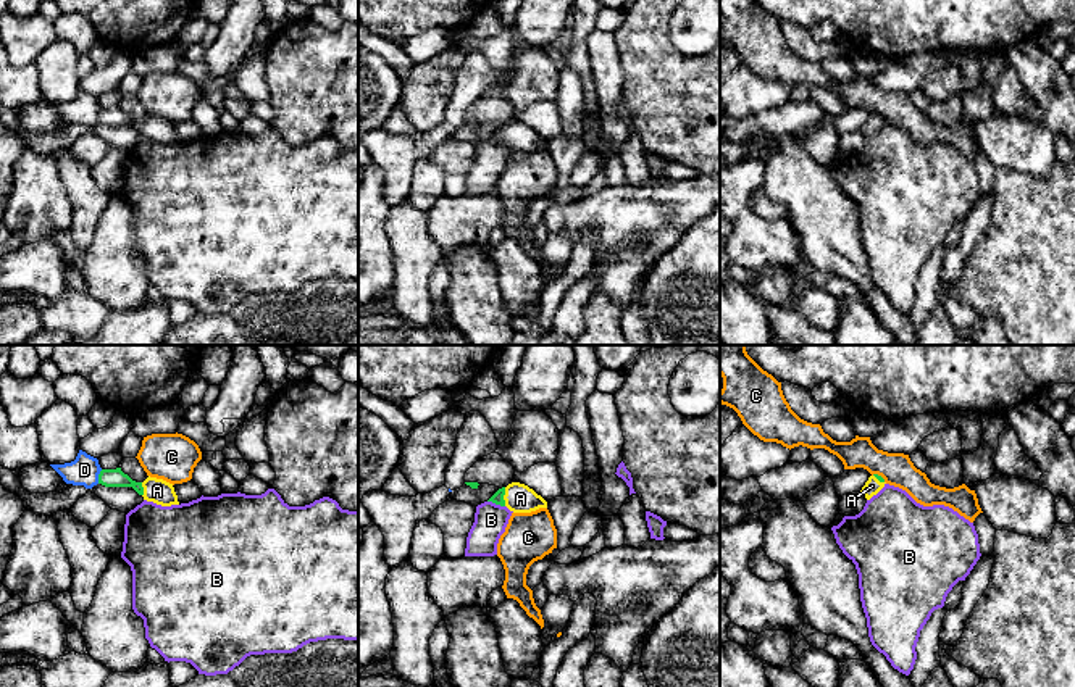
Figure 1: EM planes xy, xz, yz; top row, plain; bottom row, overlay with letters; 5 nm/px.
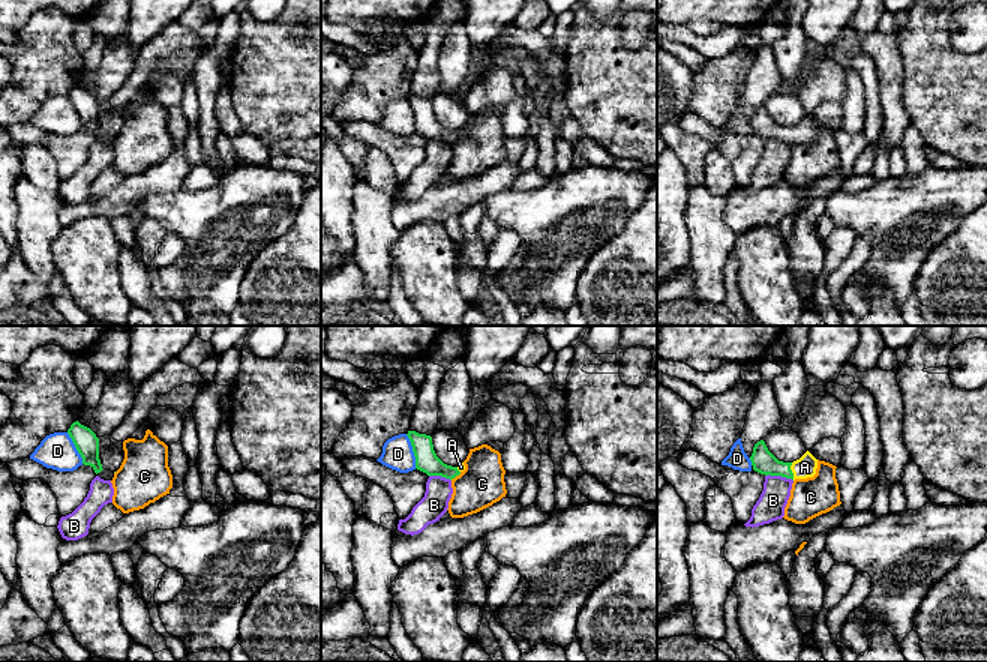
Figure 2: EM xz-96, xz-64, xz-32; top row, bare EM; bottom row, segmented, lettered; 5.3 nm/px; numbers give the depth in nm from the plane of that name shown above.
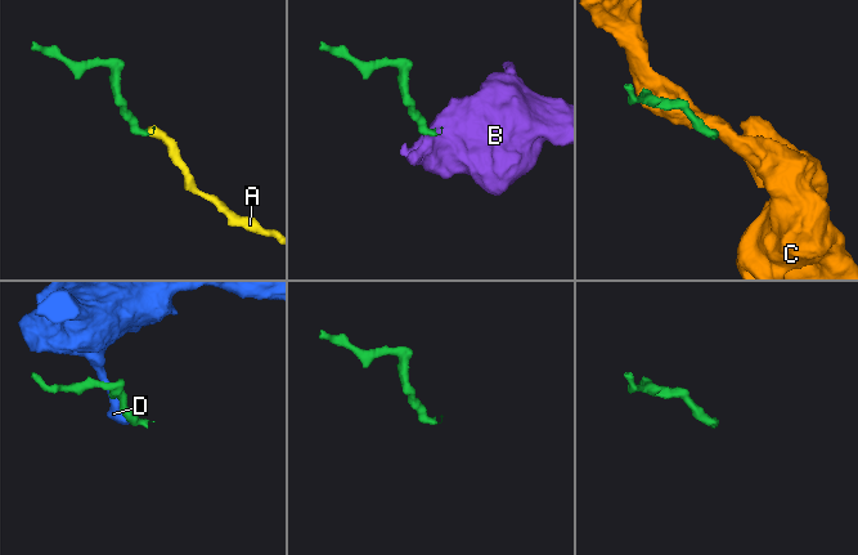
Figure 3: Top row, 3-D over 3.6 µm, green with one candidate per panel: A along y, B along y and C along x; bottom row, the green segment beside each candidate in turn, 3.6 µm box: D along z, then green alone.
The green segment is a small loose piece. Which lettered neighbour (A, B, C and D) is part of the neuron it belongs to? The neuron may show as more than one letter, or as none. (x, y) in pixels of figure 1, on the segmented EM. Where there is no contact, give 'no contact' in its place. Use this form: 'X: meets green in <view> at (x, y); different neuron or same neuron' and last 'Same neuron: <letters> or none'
A: meets green in xz at (502, 497); same neuron
B: meets green in xz at (496, 503); different neuron
C: meets green in yz at (877, 474); different neuron
D: meets green in xy at (99, 476); different neuron
Same neuron: A

